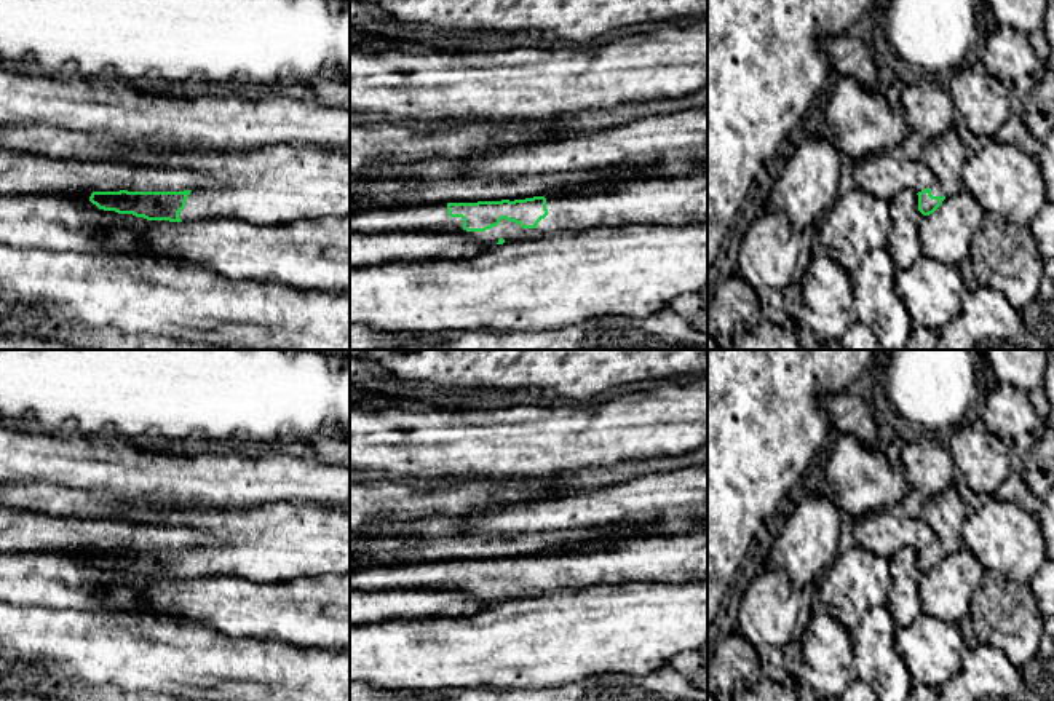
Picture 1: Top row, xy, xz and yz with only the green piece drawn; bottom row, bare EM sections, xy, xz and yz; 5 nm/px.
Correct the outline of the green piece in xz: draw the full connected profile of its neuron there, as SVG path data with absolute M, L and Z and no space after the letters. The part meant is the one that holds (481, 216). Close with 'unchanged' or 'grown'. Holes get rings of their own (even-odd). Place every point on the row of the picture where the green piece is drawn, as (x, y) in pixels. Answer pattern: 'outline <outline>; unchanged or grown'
outline M707 171L668 179L642 177L618 188L551 192L525 200L438 203L412 208L350 212L350 230L428 230L454 232L493 246L522 241L557 232L584 232L589 228L616 228L623 225L696 225L707 220Z; grown

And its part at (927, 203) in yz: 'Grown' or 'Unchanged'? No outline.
Grown

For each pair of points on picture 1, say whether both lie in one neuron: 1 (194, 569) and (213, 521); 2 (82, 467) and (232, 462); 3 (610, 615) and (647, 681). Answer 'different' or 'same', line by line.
1: same
2: same
3: different

